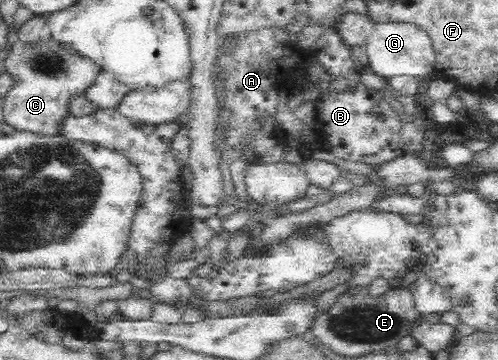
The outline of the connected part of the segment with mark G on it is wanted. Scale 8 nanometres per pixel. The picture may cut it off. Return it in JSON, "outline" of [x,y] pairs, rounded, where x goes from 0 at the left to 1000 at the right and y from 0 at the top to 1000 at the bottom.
{"outline":[[[823,58],[805,64],[777,61],[755,67],[749,92],[737,108],[737,192],[761,214],[785,222],[805,208],[829,217],[873,206],[869,128],[863,103],[841,72]]]}

